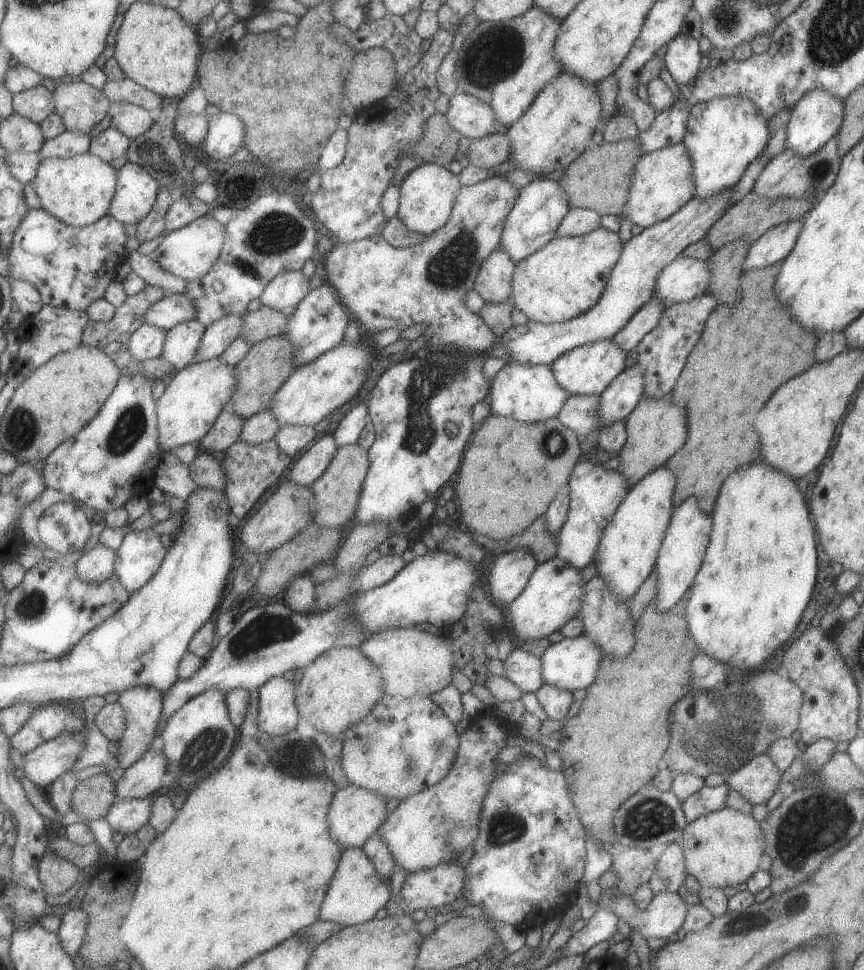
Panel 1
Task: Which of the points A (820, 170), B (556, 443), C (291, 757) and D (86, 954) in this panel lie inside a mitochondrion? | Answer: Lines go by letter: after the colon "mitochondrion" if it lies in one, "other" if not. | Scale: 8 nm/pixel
A: mitochondrion
B: mitochondrion
C: mitochondrion
D: other

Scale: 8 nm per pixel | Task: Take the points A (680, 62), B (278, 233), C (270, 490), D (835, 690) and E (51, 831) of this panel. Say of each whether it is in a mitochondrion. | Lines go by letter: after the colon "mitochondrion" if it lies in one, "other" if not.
A: other
B: mitochondrion
C: other
D: mitochondrion
E: other

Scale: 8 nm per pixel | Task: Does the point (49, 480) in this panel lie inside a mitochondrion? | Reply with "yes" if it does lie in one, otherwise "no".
no

